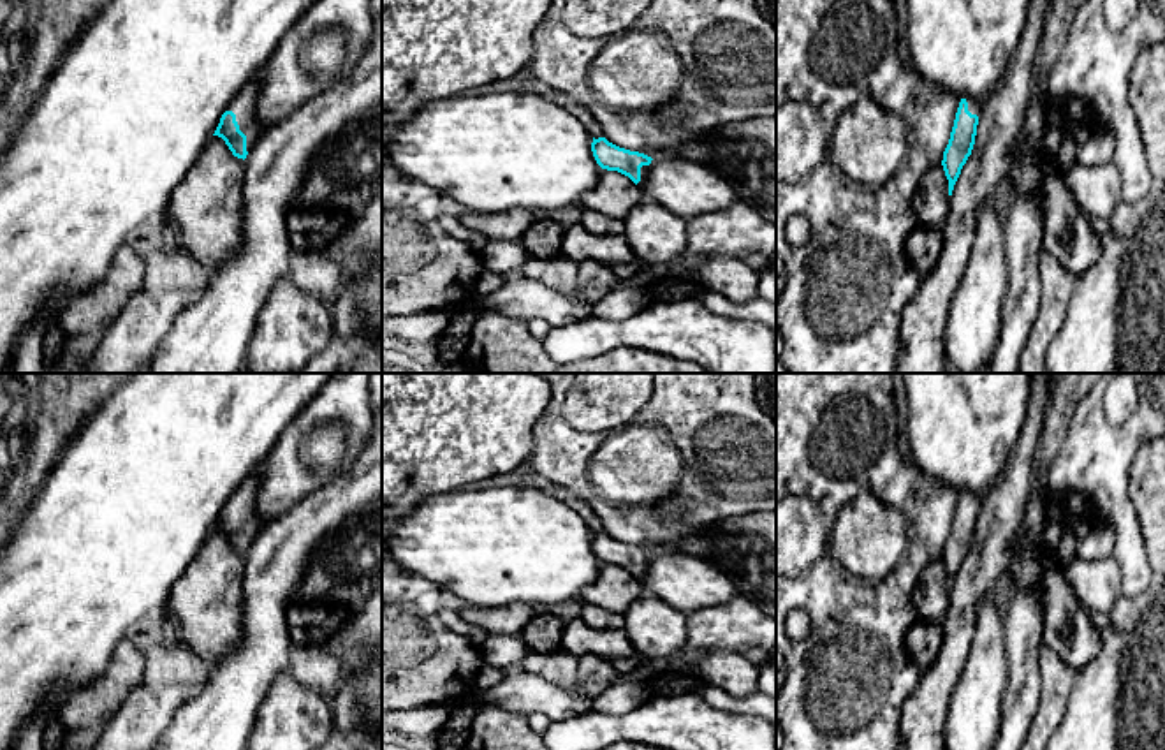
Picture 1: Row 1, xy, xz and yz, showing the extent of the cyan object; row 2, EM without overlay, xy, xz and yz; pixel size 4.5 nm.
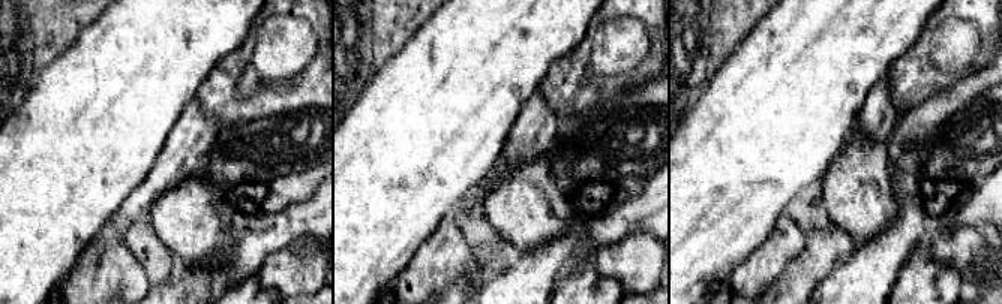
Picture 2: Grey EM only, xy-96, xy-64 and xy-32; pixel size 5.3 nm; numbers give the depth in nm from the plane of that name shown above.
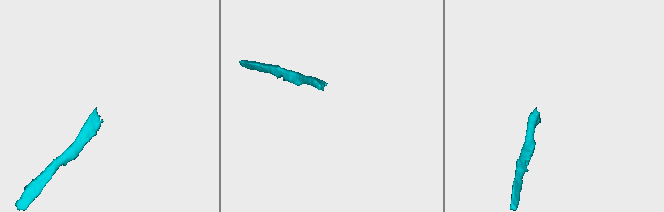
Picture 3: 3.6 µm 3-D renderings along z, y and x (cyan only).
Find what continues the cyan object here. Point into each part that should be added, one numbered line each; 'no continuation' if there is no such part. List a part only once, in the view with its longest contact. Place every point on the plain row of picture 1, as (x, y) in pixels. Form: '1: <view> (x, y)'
1: xy (243, 499)

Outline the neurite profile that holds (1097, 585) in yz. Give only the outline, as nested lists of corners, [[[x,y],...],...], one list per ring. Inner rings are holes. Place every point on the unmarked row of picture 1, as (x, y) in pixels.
[[[1077,555],[1065,574],[1084,609],[1107,614],[1112,611],[1121,595],[1121,572],[1110,555],[1093,562]]]

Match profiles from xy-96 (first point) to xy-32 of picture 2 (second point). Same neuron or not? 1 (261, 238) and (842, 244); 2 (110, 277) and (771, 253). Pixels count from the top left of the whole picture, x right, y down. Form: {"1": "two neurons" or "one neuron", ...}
{"1": "two neurons", "2": "one neuron"}

